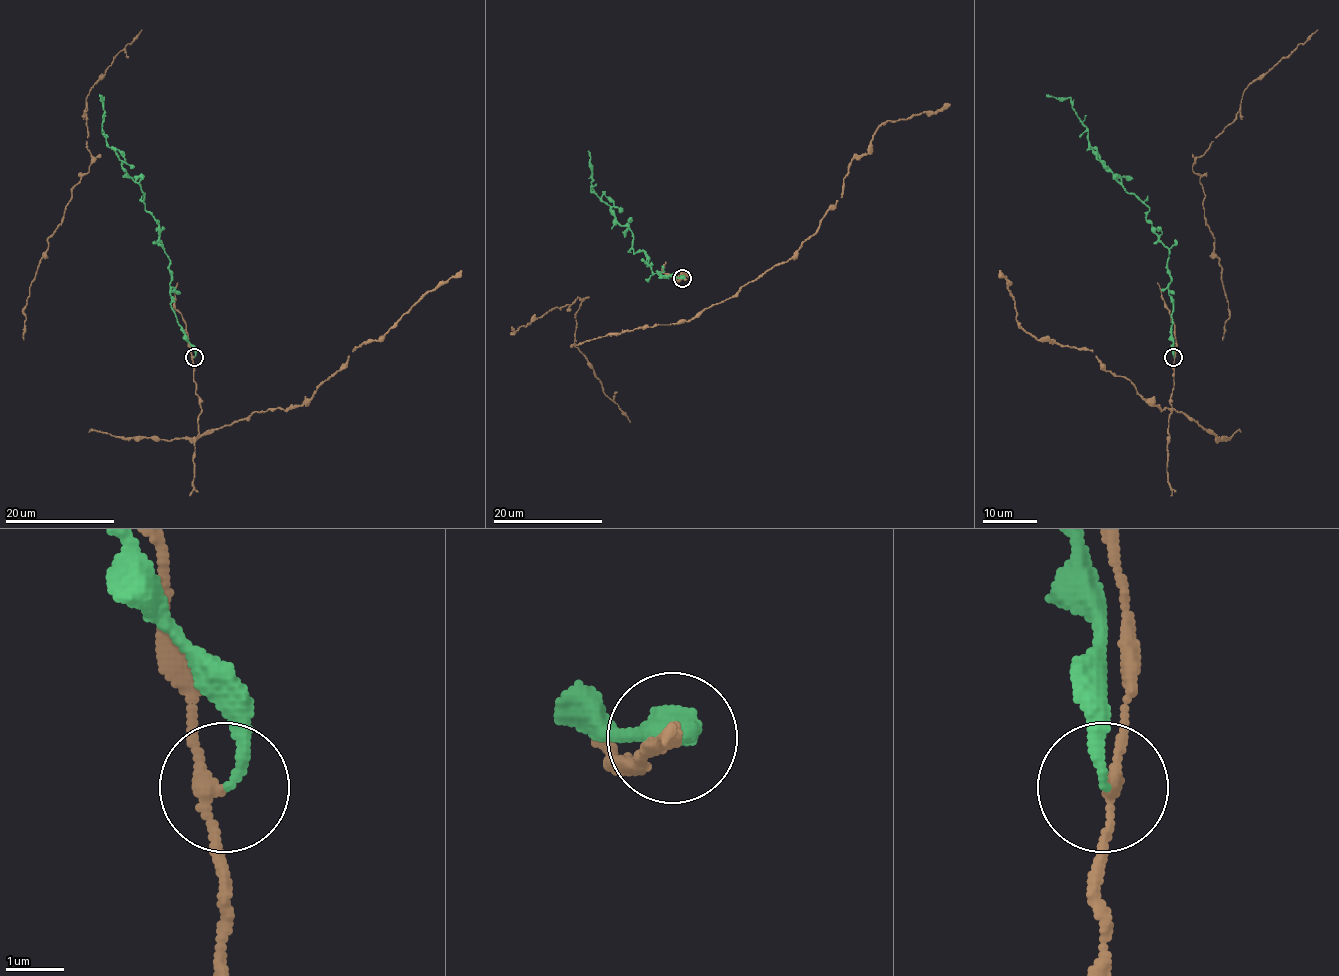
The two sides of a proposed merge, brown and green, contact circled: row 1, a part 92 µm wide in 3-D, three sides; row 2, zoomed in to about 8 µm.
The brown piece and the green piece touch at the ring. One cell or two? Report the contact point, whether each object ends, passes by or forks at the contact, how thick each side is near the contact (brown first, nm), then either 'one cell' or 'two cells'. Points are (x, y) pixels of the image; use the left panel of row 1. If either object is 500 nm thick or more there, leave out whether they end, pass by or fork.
(194, 357) | brown passes by | green ends | 180/180 nm | two cells

